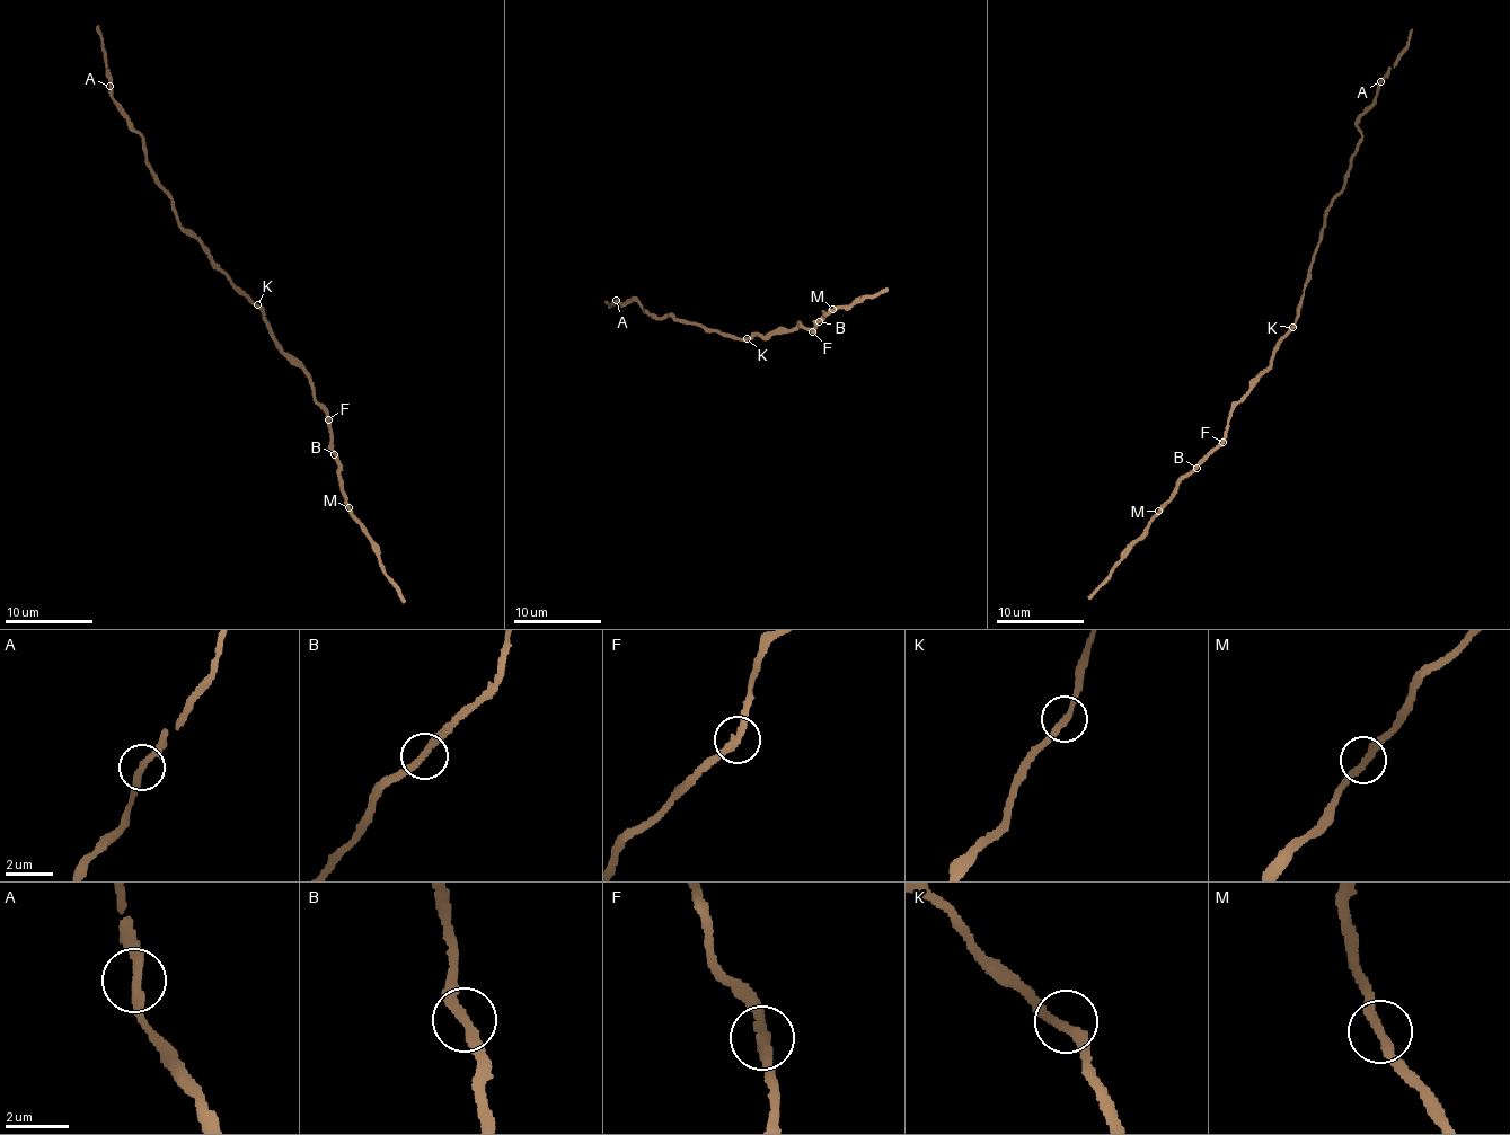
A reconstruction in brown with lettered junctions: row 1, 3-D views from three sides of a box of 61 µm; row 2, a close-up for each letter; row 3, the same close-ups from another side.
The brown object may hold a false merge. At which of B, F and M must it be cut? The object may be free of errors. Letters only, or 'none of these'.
none of these

